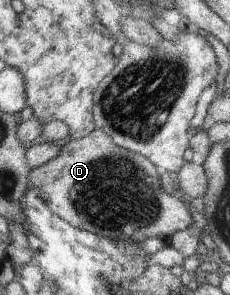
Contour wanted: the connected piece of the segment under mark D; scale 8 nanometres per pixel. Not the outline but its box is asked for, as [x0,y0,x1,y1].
[25,127,193,243]

